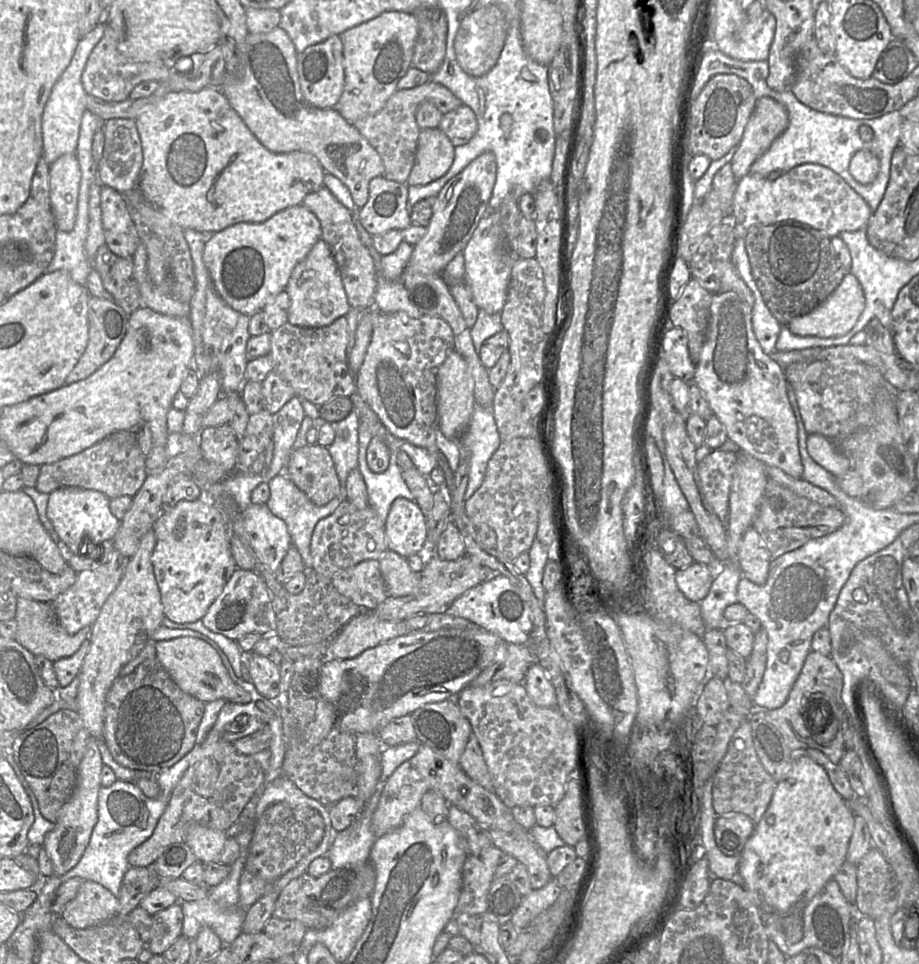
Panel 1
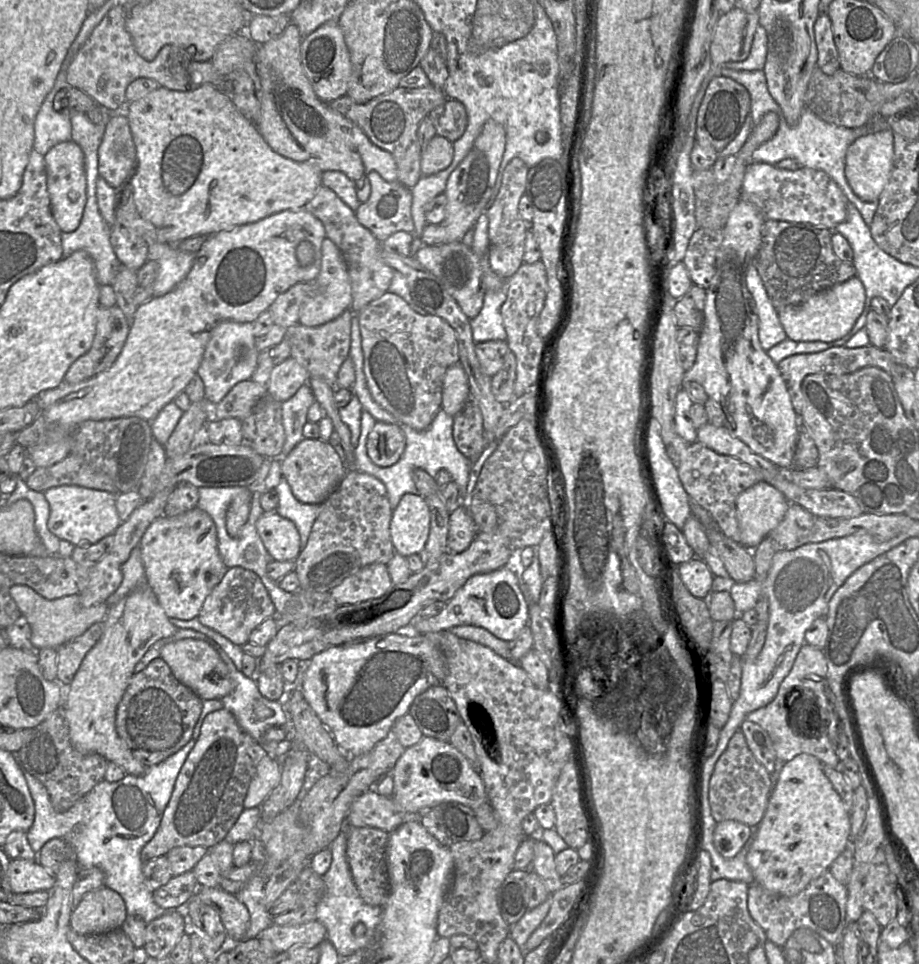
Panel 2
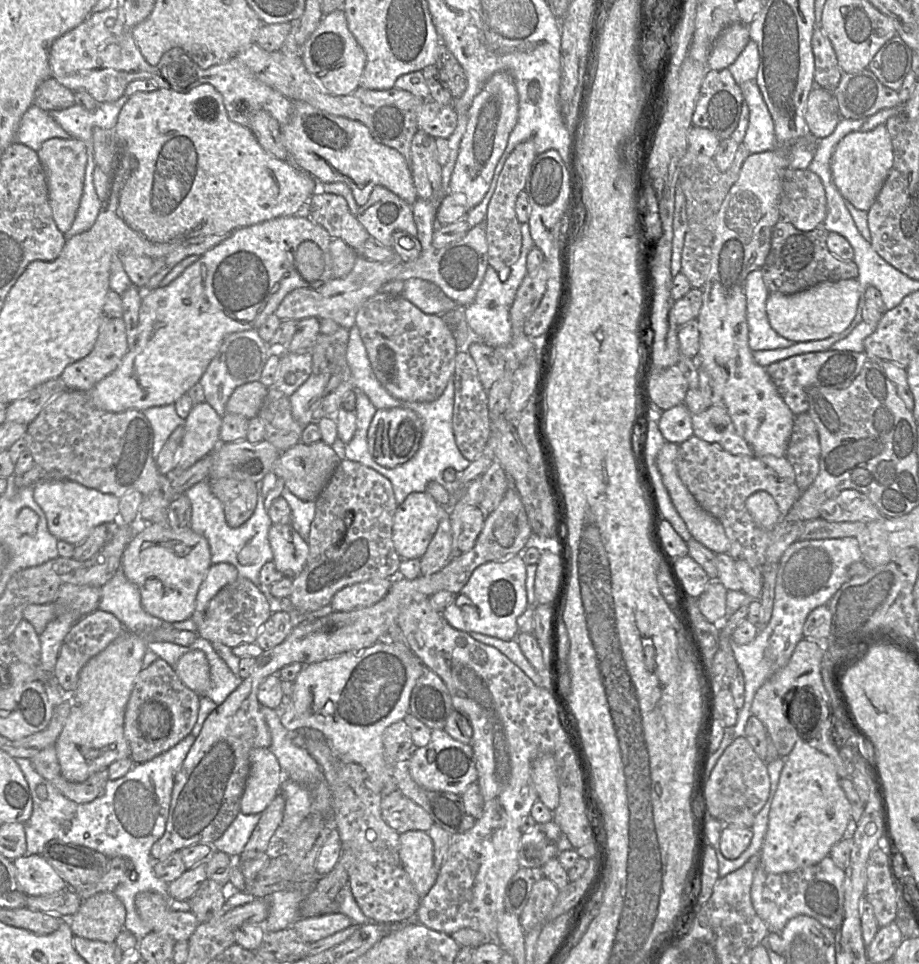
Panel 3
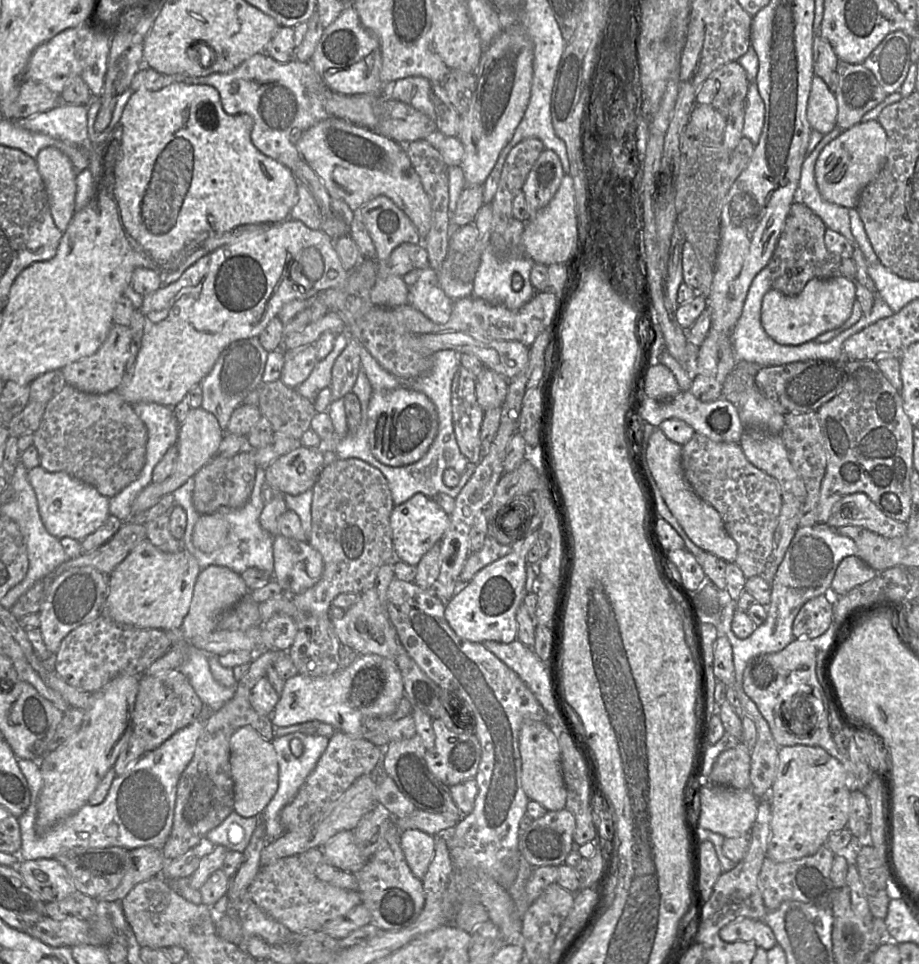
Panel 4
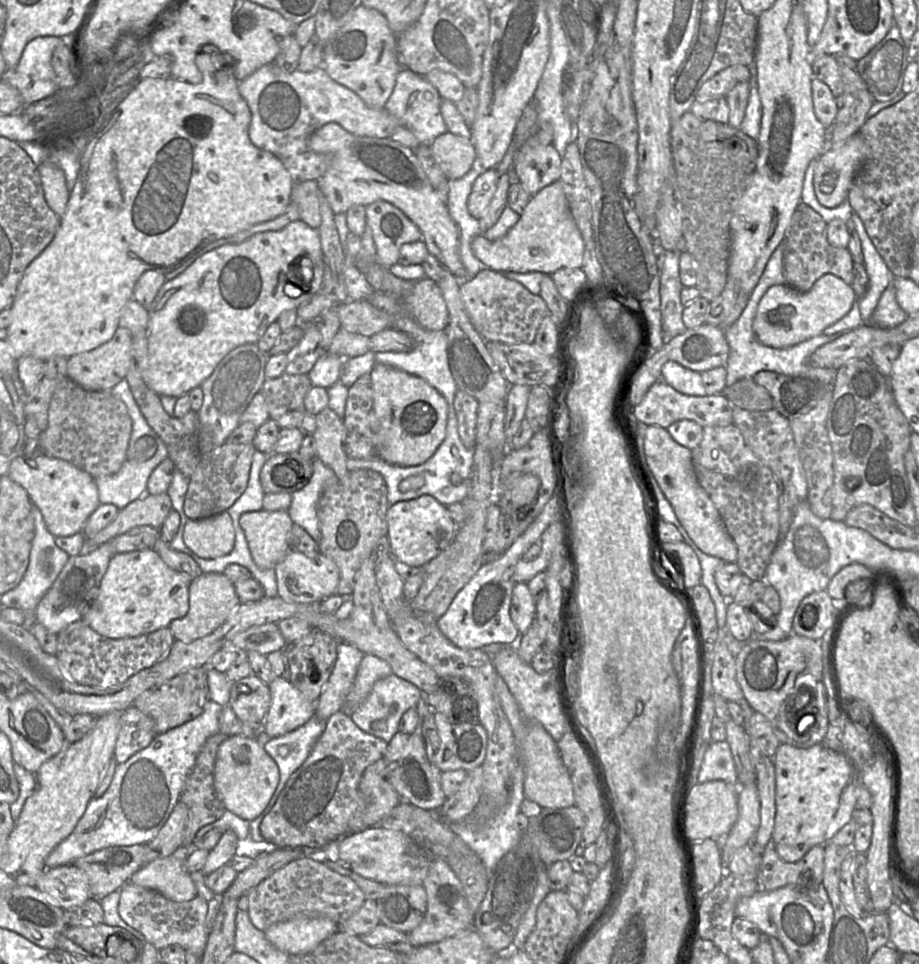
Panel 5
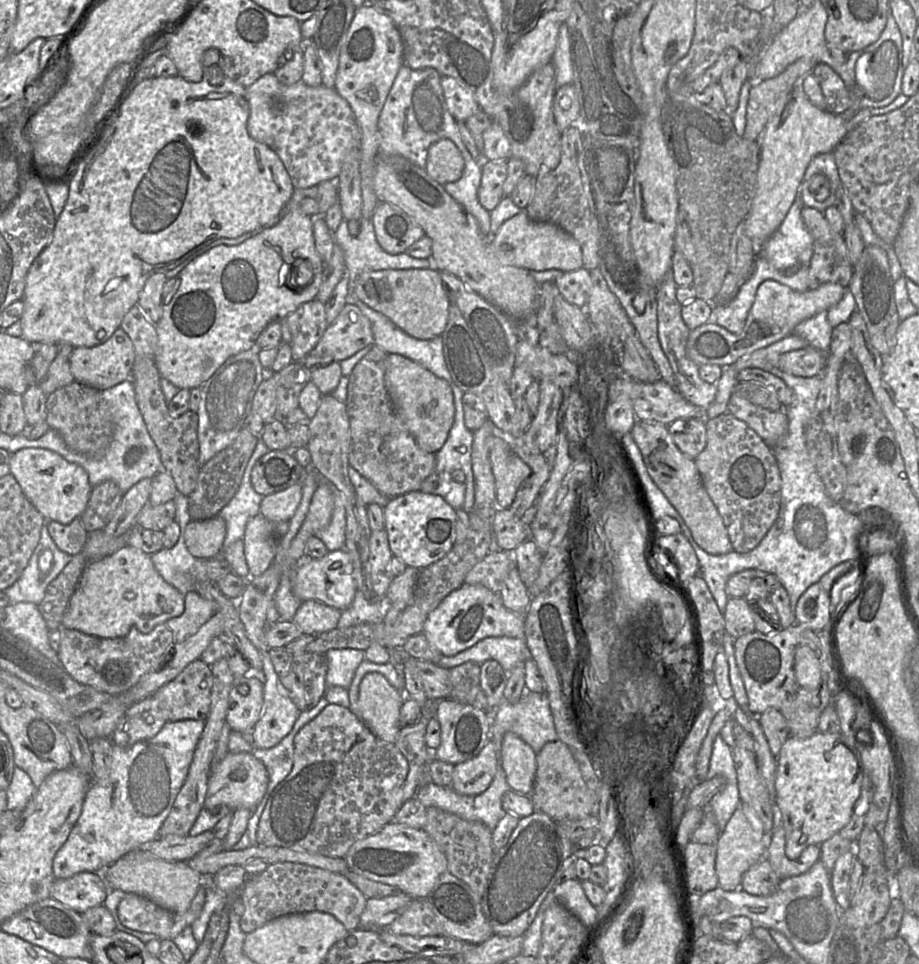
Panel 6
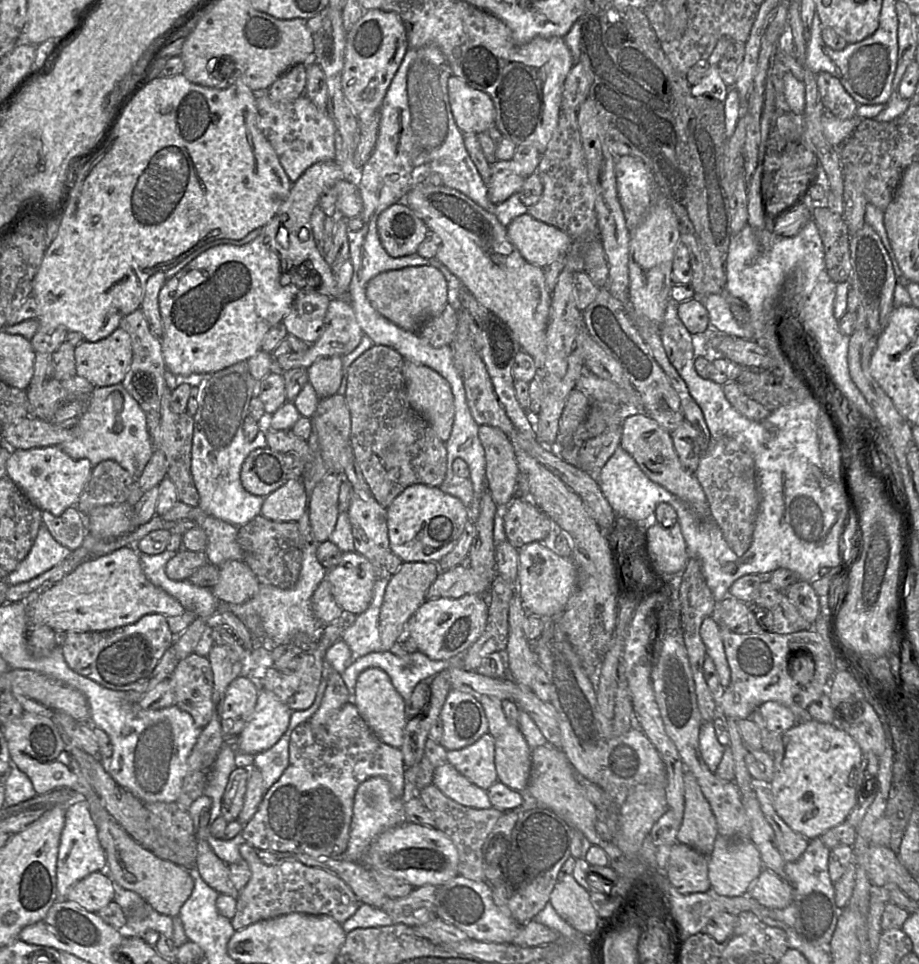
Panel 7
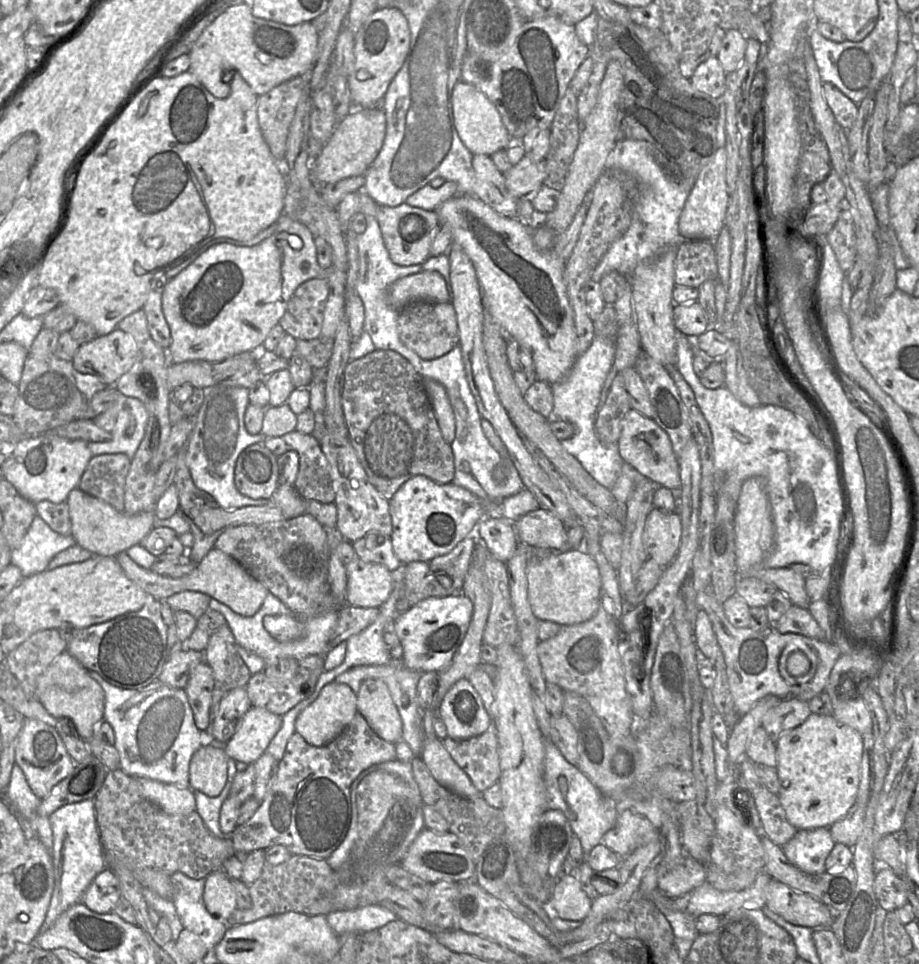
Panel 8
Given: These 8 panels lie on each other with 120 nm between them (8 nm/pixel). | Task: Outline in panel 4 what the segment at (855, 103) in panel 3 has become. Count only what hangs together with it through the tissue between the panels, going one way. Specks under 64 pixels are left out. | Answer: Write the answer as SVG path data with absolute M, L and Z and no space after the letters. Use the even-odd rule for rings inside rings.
M839 60L837 73L837 127L845 131L860 124L862 117L888 95L863 64L849 64Z

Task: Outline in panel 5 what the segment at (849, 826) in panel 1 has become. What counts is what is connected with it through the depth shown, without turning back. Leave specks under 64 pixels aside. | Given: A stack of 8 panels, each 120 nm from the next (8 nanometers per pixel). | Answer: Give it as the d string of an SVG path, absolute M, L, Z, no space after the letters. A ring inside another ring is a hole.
M824 742L809 748L780 744L774 757L776 817L772 840L780 858L800 861L811 848L827 844L852 819L861 769L844 752Z

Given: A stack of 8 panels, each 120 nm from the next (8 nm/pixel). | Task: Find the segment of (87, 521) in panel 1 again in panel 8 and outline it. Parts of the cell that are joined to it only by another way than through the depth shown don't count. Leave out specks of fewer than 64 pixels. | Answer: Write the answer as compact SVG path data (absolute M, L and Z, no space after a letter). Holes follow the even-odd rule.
M55 431L26 437L10 447L3 464L3 478L34 504L42 500L56 504L65 502L70 491L78 487L92 458L89 443L94 442L66 439L55 434Z

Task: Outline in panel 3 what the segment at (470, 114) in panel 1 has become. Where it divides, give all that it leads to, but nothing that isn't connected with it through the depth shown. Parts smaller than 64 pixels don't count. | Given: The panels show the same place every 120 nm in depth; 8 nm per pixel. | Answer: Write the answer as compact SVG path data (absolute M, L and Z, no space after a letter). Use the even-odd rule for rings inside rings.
M425 101L417 114L418 129L433 138L448 139L458 124L458 114L452 105Z

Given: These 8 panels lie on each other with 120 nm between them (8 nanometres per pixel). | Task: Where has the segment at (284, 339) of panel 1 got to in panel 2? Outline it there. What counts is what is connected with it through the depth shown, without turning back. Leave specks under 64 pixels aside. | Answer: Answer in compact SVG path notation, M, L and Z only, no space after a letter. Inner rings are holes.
M346 310L336 319L318 326L307 327L301 324L297 324L286 329L284 339L287 339L291 348L291 358L296 360L301 366L303 366L310 377L316 377L325 381L334 391L339 390L336 387L337 375L341 365L349 356L350 340L351 340L351 320L355 314L350 310Z

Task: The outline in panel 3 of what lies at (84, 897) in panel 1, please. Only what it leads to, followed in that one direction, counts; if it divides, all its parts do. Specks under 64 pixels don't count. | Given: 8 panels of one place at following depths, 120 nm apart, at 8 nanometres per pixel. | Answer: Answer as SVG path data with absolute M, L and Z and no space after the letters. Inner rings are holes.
M99 892L83 900L69 925L74 936L114 942L124 929L125 917L125 906L113 892Z

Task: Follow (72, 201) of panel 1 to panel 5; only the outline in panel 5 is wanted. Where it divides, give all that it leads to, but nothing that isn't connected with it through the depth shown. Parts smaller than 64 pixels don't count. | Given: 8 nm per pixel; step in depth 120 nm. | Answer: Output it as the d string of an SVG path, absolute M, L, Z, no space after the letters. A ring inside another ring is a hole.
M42 163L38 172L47 205L59 218L62 217L70 197L64 172L52 163Z

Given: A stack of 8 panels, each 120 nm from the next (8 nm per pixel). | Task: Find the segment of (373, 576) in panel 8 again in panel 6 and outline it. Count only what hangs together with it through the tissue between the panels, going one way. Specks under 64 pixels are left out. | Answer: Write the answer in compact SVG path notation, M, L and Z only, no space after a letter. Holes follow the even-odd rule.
M345 549L329 551L319 559L303 557L291 571L291 584L294 595L302 602L317 600L340 611L350 607L357 592L352 561Z

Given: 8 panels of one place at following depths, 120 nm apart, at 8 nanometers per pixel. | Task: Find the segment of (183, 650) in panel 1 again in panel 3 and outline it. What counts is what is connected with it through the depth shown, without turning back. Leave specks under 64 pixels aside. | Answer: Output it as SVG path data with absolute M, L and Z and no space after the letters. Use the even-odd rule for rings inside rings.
M200 650L184 654L178 660L174 671L181 682L200 697L205 697L211 688L209 662Z

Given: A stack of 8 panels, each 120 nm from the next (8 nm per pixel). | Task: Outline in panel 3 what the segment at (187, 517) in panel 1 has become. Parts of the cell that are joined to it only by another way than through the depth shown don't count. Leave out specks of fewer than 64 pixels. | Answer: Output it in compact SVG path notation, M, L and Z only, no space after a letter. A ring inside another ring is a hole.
M140 525L127 545L120 569L139 590L143 609L168 623L190 619L199 587L211 567L207 539L189 526L174 530L169 525Z

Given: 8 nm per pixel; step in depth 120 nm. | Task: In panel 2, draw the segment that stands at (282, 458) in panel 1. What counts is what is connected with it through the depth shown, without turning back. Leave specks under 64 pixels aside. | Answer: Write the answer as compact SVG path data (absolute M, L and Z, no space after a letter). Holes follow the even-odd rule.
M305 384L294 396L282 403L282 423L285 431L282 456L288 455L303 439L303 427L308 422L307 413L315 401L310 385Z

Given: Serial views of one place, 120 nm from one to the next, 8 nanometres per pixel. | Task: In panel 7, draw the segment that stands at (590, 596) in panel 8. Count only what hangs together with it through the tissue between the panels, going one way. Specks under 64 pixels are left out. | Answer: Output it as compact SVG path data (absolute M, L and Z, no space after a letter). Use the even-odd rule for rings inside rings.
M540 542L529 543L518 551L518 593L527 613L541 618L561 615L576 586L577 570L571 557L561 557Z

